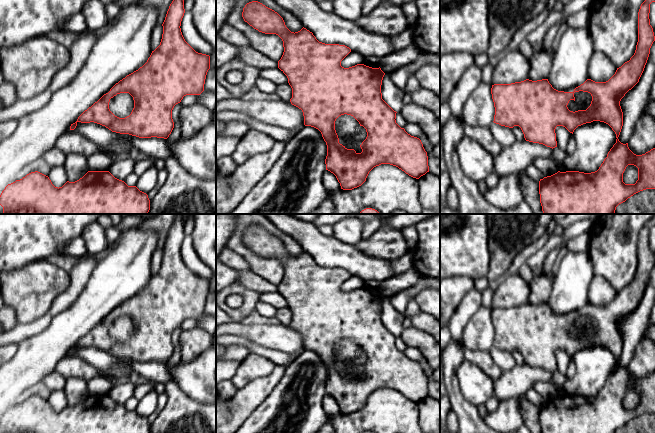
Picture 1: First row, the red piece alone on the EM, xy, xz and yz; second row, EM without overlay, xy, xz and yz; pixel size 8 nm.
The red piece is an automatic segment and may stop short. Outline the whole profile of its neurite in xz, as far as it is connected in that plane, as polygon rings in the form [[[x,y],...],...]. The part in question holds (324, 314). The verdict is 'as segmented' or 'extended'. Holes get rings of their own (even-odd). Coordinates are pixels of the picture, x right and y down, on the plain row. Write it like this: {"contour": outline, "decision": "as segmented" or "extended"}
{"contour": [[[258,225],[247,227],[242,241],[259,256],[276,258],[282,263],[284,276],[278,292],[287,300],[292,312],[290,326],[302,334],[305,350],[321,356],[327,369],[326,394],[336,400],[341,413],[352,414],[361,410],[369,396],[381,388],[396,390],[416,403],[429,396],[428,380],[421,364],[396,347],[397,336],[382,323],[381,309],[385,297],[380,291],[364,288],[342,291],[341,285],[351,276],[349,271],[319,266],[304,251],[298,256],[291,256],[277,236]],[[360,350],[366,353],[367,361],[360,369],[362,376],[357,377],[339,365],[348,364]]], "decision": "extended"}

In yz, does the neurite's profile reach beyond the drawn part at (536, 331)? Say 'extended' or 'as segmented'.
extended

